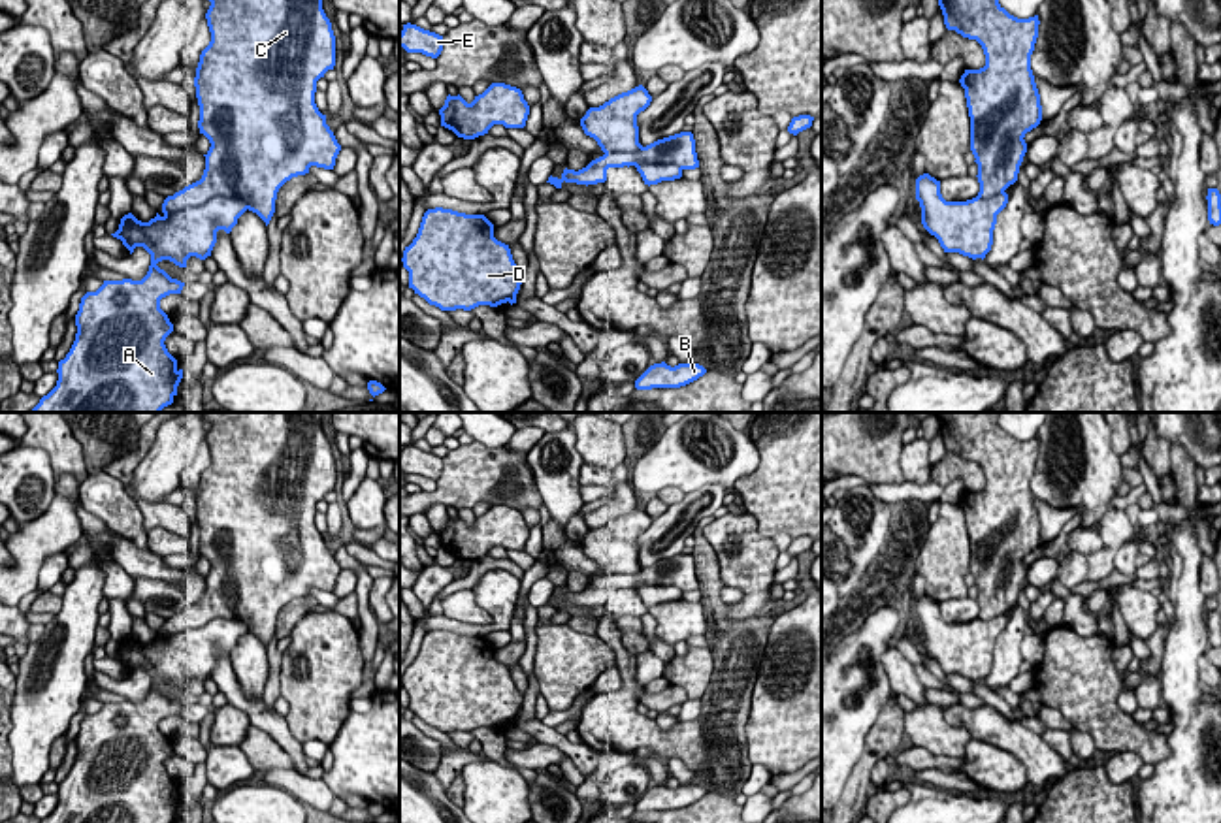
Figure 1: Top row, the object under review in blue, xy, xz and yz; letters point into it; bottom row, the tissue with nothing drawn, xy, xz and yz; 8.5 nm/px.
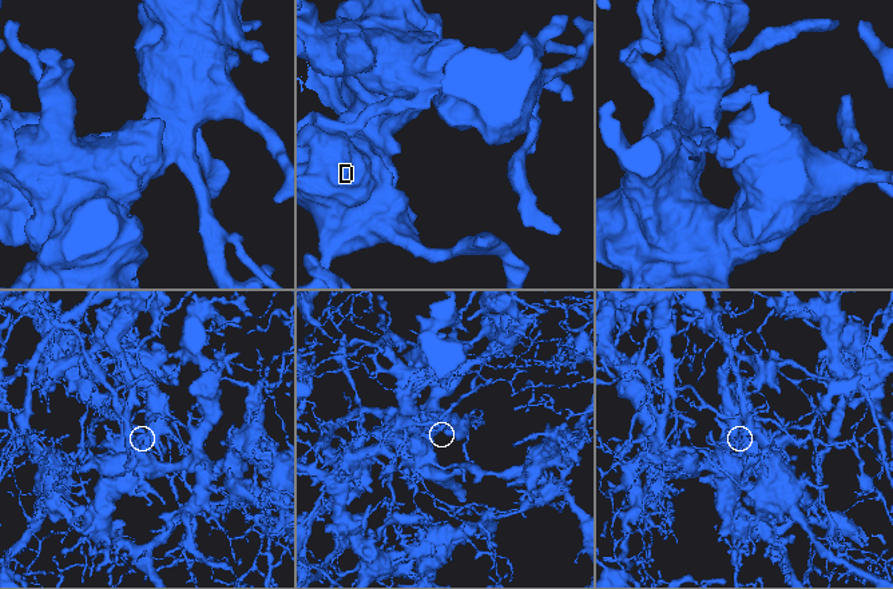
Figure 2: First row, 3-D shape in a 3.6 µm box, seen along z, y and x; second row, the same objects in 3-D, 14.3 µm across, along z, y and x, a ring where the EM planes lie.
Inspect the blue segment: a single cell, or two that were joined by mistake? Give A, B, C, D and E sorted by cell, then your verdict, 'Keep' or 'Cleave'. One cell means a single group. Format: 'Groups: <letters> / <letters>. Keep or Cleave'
Groups: A B D E / C. Cleave

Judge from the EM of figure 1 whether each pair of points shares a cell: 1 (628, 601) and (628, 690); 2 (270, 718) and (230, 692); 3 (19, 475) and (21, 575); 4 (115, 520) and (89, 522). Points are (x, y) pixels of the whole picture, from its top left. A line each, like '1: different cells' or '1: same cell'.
1: different cells
2: same cell
3: different cells
4: different cells

